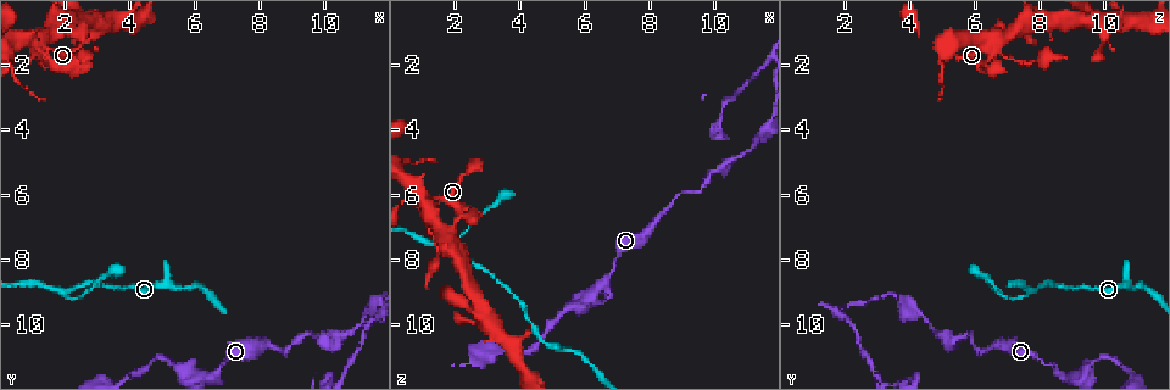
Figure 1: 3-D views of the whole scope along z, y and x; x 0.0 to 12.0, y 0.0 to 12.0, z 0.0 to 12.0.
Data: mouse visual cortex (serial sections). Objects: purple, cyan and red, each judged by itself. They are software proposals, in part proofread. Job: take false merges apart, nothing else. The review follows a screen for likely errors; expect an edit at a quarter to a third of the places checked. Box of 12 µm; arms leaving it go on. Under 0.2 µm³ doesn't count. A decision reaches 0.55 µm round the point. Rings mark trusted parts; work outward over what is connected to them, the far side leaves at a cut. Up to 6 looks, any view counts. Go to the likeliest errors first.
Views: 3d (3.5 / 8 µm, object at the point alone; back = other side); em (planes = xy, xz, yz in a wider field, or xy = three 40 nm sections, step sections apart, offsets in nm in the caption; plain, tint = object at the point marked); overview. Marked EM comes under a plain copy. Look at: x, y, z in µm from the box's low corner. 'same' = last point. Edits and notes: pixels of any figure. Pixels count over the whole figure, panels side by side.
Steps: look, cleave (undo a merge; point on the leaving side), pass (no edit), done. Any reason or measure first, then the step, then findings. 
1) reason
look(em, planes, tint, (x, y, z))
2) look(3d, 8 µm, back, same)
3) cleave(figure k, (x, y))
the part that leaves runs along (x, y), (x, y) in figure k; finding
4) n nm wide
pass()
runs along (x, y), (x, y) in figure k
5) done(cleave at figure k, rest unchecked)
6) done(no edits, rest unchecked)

abrupt turn
look(3d, 3.5 µm, (2.0, 9.0, 7.8))

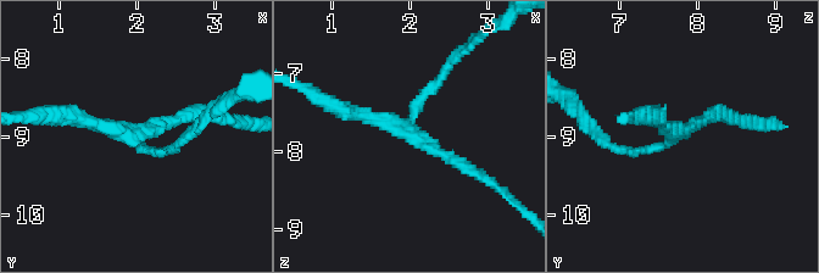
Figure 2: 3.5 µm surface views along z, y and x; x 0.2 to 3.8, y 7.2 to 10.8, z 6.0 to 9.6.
look(em, xy, step 1, tint, (2.00, 8.95, 7.70))

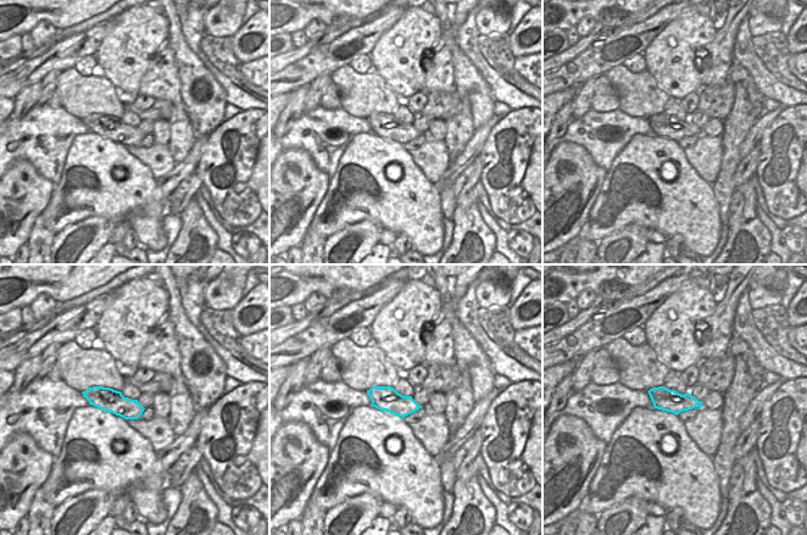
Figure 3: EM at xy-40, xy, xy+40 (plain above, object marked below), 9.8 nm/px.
pass()
one cell here

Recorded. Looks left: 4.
abrupt turn
look(3d, 8 µm, (10.3, 10.6, 5.3))

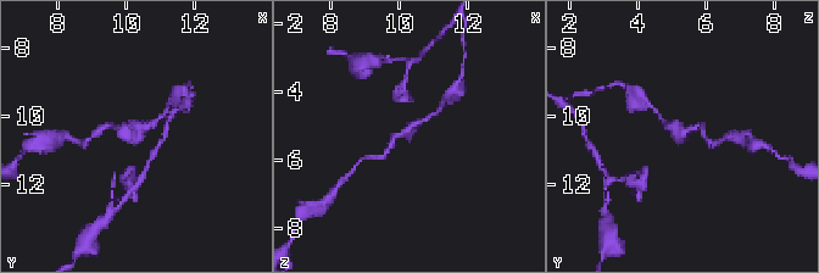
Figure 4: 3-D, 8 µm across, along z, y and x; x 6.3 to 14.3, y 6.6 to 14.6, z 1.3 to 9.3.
need the tissue
look(em, planes, tint, (10.3, 10.7, 5.4))

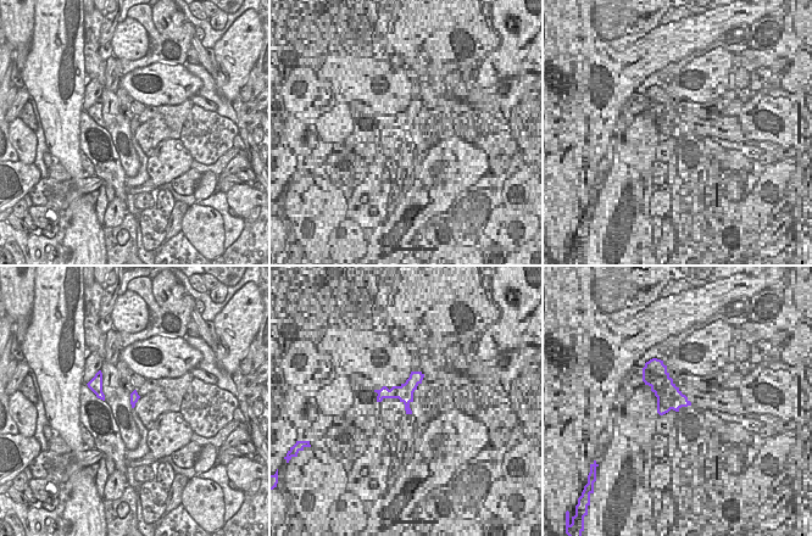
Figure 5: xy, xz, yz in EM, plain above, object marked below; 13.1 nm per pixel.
pass()
runs along (386, 152), (393, 138), (429, 117) in figure 4; continuous, no second cell

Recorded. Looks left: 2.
done(no edits, rest unchecked)

